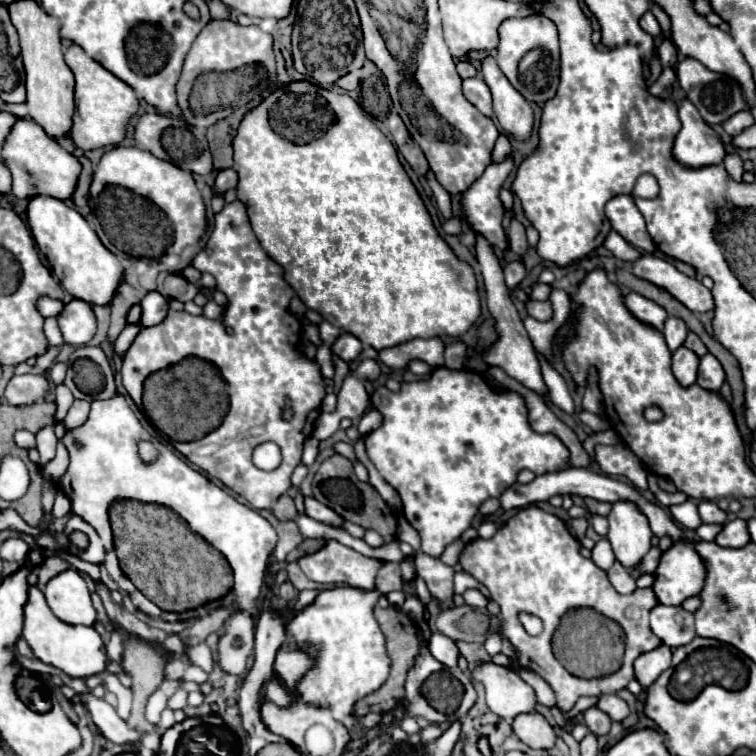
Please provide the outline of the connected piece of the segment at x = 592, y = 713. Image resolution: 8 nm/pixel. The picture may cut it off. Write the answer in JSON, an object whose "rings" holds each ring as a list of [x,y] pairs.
{"rings":[[[591,706],[589,710],[585,710],[585,712],[583,712],[583,720],[585,720],[585,724],[589,726],[589,730],[591,730],[593,734],[597,734],[597,736],[607,734],[609,728],[611,728],[611,718],[609,718],[603,710],[599,710],[597,706]]]}

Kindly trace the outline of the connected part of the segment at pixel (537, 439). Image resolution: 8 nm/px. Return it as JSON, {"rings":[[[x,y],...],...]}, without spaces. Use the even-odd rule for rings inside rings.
{"rings":[[[435,368],[427,380],[401,384],[401,392],[377,388],[371,402],[385,420],[381,428],[363,438],[367,456],[381,476],[399,492],[405,516],[419,532],[423,542],[421,550],[429,556],[441,556],[445,546],[471,526],[481,502],[505,492],[521,470],[529,468],[535,474],[547,474],[569,468],[569,448],[555,434],[537,434],[531,430],[525,400],[517,392],[493,390],[485,378],[471,370]]]}

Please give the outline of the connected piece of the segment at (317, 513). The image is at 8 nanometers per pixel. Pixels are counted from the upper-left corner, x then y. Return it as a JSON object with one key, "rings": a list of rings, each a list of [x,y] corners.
{"rings":[[[305,498],[305,514],[317,522],[323,522],[327,526],[335,526],[335,528],[343,528],[343,518],[327,508],[325,504],[319,504],[315,498]]]}

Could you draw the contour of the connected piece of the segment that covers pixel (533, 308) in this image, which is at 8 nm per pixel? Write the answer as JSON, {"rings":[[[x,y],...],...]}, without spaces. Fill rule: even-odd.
{"rings":[[[529,300],[527,302],[527,312],[529,312],[529,316],[533,316],[537,320],[551,320],[553,318],[553,308],[551,308],[549,300],[545,300],[545,302]]]}

